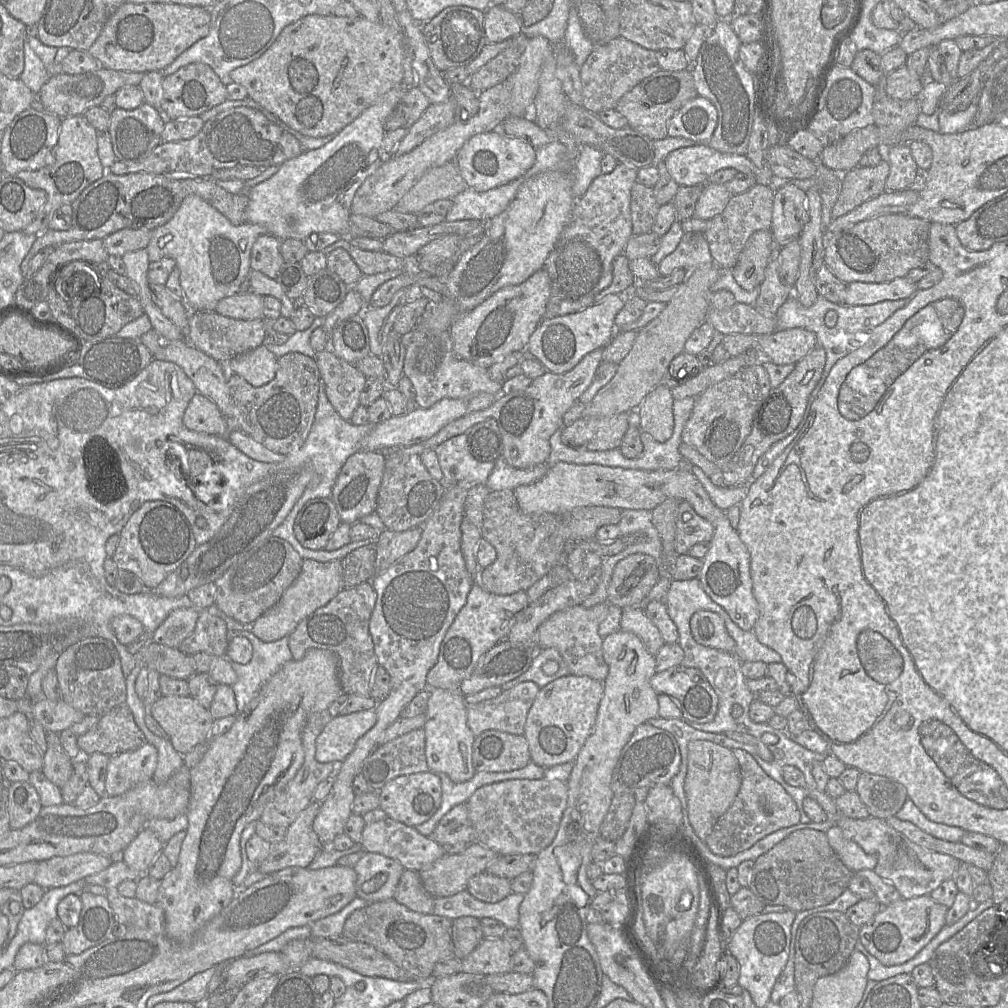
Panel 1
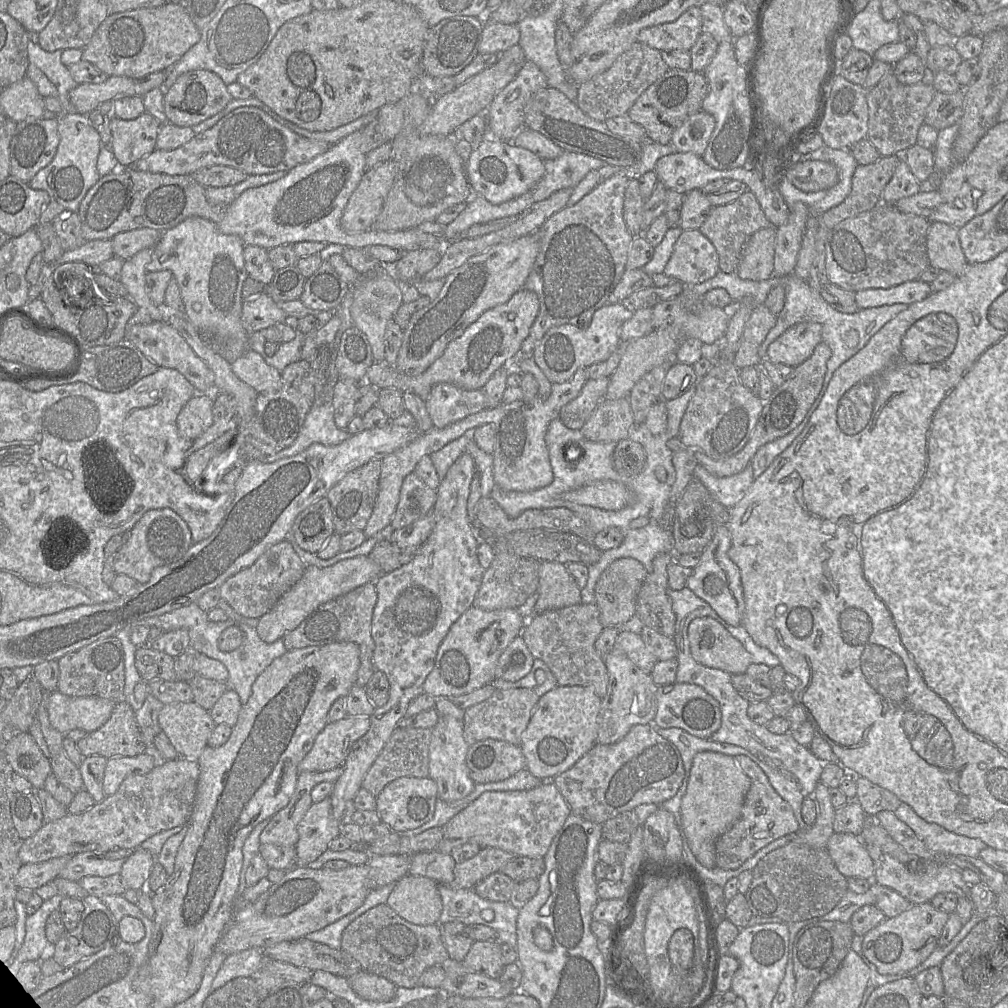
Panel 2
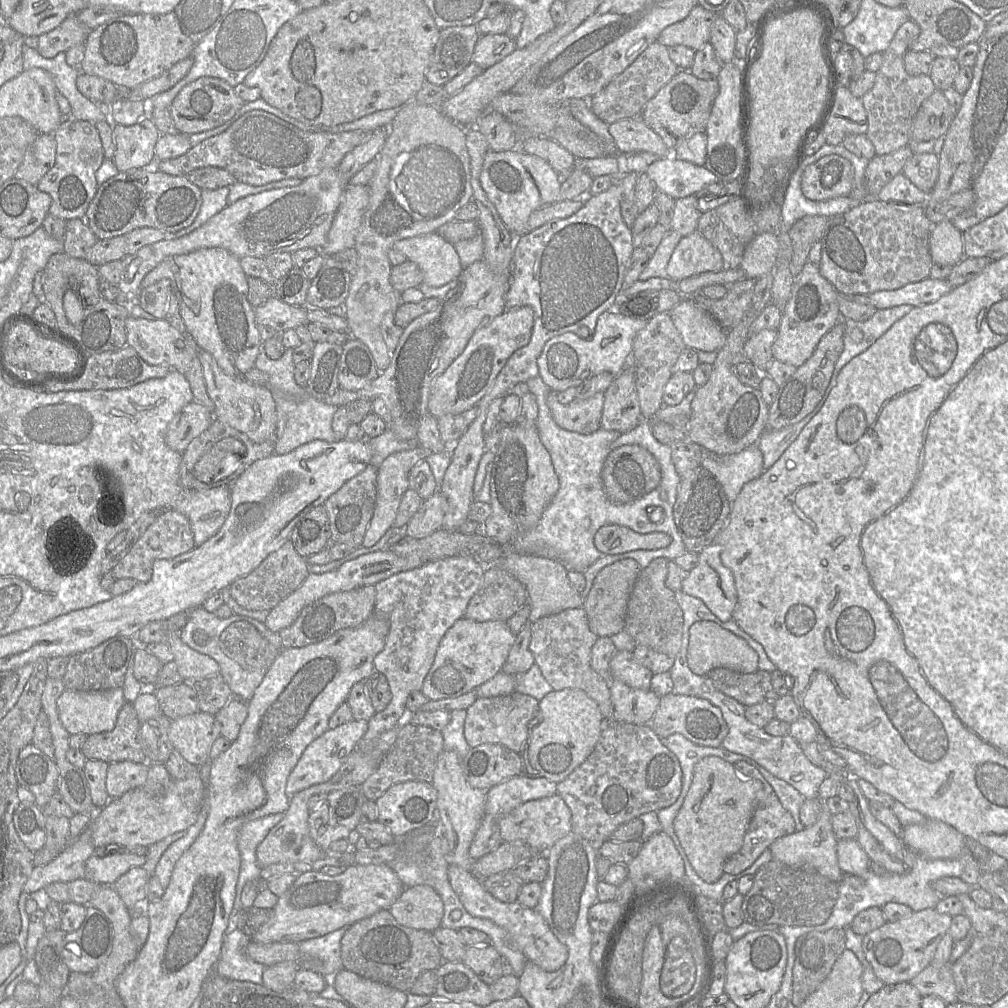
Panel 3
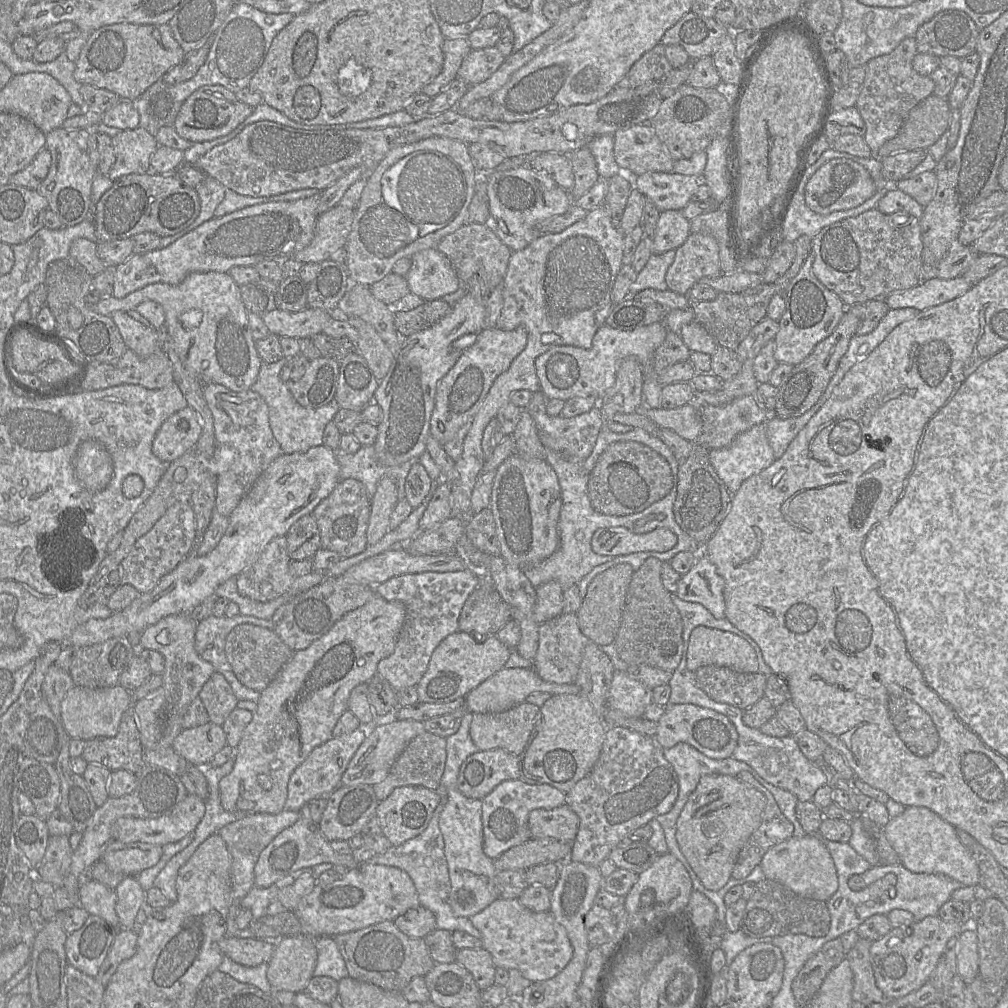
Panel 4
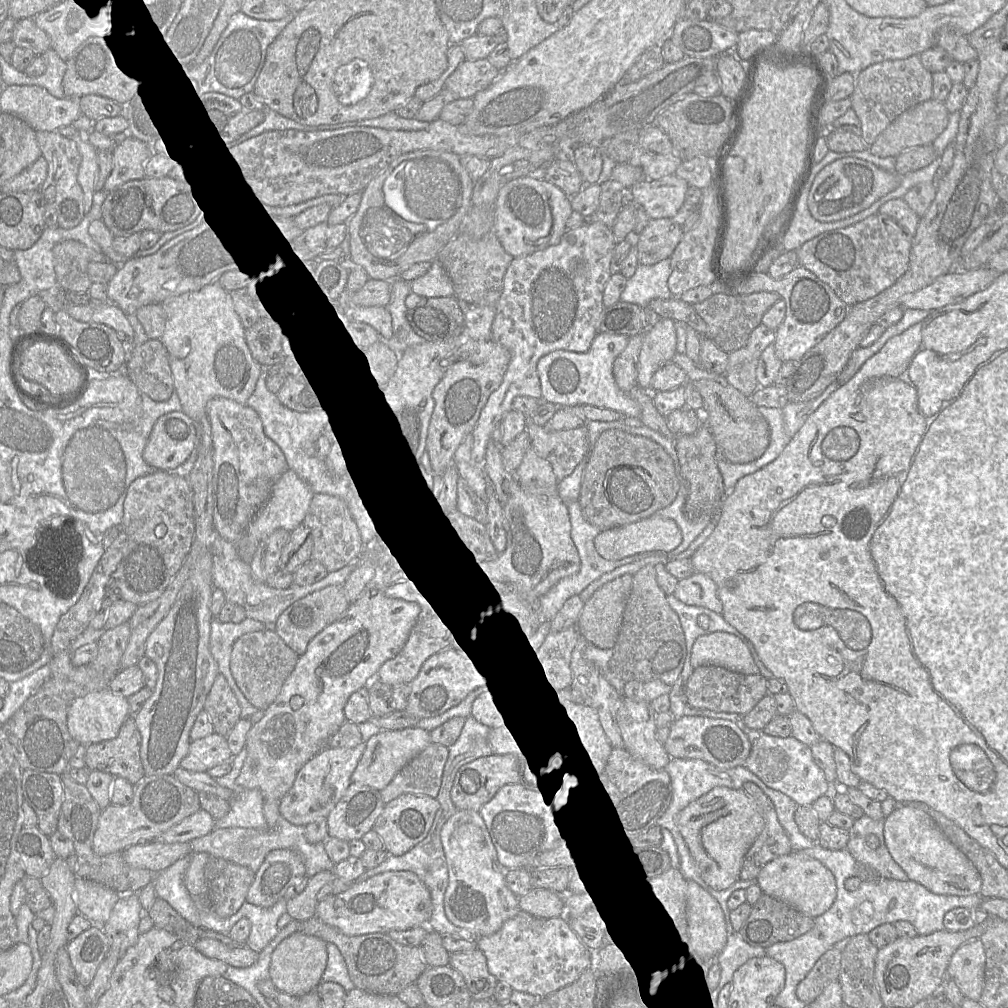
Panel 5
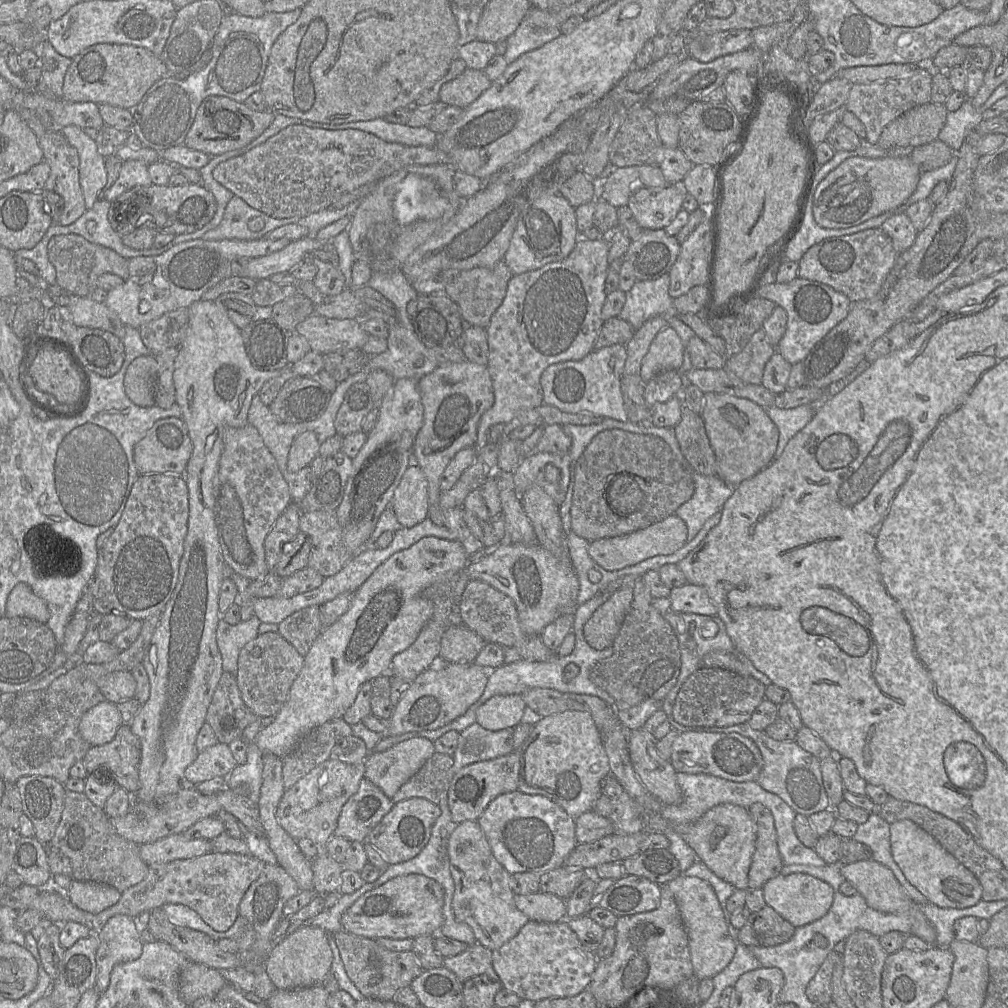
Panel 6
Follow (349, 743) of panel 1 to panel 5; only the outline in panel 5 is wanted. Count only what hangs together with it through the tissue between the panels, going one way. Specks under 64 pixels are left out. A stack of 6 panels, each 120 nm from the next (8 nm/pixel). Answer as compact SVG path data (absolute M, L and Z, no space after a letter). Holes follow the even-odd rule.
M365 741L352 748L326 747L308 760L297 772L289 791L280 800L280 815L292 824L304 827L318 819L326 819L351 784L351 776L365 747Z

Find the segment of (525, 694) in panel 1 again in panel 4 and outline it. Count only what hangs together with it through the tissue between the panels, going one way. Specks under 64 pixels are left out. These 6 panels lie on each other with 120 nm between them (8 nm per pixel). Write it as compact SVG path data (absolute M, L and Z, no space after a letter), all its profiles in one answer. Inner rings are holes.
M524 701L499 713L472 713L470 736L479 750L502 748L519 756L539 712L540 707Z

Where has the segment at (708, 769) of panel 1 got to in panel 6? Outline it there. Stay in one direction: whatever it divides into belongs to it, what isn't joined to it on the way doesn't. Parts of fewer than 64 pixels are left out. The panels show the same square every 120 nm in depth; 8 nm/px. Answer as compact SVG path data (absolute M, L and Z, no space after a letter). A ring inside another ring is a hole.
M733 804L717 805L693 823L673 827L716 876L736 889L748 888L748 872L757 837L755 824L746 808Z

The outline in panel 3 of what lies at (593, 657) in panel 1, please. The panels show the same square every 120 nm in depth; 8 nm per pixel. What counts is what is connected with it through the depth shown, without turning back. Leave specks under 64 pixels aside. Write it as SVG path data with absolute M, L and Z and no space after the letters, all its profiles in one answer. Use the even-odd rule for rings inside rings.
M572 608L533 622L529 648L542 675L554 690L575 688L585 691L597 703L604 720L612 721L610 682L591 666L591 651L598 638L589 628L584 608Z

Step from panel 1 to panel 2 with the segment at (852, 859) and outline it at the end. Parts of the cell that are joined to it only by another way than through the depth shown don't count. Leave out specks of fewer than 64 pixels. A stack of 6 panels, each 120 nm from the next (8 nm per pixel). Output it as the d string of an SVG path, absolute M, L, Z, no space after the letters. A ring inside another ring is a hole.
M834 832L826 849L837 869L846 877L873 880L874 862L859 836L851 833Z

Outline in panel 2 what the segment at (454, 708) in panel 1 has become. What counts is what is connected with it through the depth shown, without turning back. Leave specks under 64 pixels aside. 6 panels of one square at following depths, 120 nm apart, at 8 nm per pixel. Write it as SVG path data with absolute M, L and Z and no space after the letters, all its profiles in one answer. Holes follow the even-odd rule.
M452 716L439 717L432 728L429 745L429 777L438 787L437 798L445 801L455 801L468 796L474 789L475 782L468 773L466 754L469 745L463 736L464 719L460 721Z

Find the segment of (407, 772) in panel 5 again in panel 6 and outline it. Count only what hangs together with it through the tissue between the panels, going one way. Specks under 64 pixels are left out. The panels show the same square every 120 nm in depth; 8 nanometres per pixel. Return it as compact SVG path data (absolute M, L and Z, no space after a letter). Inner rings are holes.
M435 752L395 793L393 803L420 797L438 805L443 790L449 786L448 772L452 765L453 757Z

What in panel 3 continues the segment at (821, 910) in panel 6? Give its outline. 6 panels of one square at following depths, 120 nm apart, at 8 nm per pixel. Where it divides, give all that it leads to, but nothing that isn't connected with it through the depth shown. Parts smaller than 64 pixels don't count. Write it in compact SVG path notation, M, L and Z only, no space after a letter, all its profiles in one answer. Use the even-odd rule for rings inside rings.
M822 801L822 811L816 823L809 827L805 827L801 831L795 831L792 834L777 838L769 846L772 859L780 861L792 868L813 869L839 884L842 880L842 871L840 870L838 864L836 854L838 839L833 832L831 817L832 814L825 806L825 801Z

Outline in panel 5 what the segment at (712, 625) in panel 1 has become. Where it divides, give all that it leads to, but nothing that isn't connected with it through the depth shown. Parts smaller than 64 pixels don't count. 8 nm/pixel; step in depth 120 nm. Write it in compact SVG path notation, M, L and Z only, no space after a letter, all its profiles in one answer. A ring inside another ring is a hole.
M715 631L699 636L692 648L691 665L717 665L734 672L756 675L759 668L747 645L736 635Z

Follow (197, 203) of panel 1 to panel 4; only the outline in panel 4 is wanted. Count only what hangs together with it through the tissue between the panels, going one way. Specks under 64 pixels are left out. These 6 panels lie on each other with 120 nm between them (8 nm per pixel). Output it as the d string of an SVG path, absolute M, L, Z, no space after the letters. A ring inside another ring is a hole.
M228 272L191 273L181 283L152 283L123 298L103 297L92 309L101 315L135 309L143 301L159 303L165 313L164 333L174 343L186 369L203 385L220 384L241 392L255 383L262 360L255 347L240 286Z

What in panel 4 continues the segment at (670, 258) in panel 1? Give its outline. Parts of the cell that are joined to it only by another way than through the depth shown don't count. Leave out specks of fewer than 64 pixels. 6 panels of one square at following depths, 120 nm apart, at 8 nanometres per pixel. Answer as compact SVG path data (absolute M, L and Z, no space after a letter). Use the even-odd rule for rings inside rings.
M690 233L685 242L676 249L665 280L669 290L687 295L701 278L714 277L720 273L719 247L715 238L711 235Z

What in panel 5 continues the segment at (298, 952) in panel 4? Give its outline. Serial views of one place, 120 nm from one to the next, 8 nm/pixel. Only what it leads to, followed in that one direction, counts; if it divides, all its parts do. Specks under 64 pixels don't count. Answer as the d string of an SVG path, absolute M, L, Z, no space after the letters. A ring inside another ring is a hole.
M296 932L282 940L273 950L269 978L279 992L300 997L315 990L322 982L327 960L327 943L324 940Z

